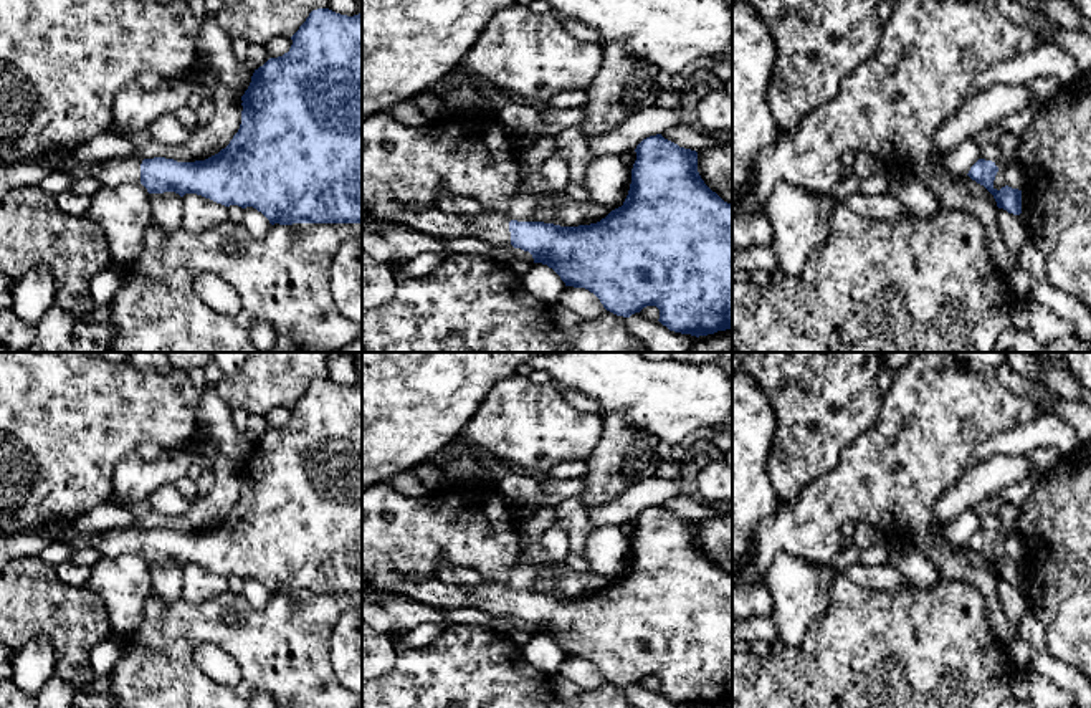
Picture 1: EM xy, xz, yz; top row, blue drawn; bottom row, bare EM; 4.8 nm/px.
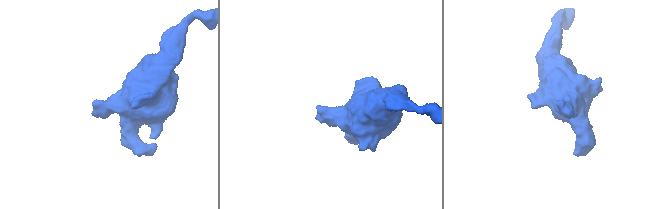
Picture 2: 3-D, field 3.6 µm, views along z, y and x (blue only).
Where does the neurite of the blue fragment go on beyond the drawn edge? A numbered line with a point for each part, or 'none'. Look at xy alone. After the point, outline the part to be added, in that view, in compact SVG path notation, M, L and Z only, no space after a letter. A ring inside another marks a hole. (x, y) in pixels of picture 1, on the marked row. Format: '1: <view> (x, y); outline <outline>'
1: xy (109, 172); outline M68 157L56 172L74 179L96 179L102 187L141 184L141 164L137 157L112 157L102 160L78 160Z

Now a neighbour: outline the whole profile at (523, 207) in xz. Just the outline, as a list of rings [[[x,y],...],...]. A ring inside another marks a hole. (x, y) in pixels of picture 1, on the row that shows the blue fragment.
[[[516,194],[506,215],[509,220],[537,222],[537,202],[534,195]]]

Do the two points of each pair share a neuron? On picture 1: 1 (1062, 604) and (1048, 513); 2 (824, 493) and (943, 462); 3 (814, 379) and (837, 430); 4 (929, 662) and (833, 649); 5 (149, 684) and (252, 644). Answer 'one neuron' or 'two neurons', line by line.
1: one neuron
2: one neuron
3: one neuron
4: one neuron
5: one neuron

